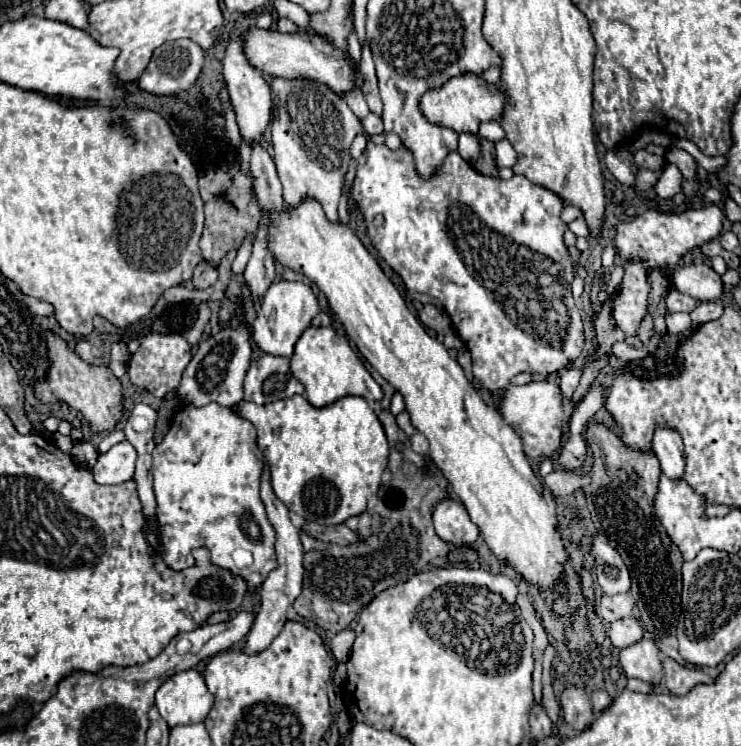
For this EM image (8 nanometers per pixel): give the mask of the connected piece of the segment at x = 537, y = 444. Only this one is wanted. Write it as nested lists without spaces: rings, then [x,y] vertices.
[[[532,381],[528,385],[510,385],[502,389],[502,397],[498,403],[498,411],[502,419],[516,431],[522,439],[524,453],[530,459],[548,457],[558,453],[562,447],[562,419],[564,419],[564,405],[562,405],[562,391],[554,381]]]

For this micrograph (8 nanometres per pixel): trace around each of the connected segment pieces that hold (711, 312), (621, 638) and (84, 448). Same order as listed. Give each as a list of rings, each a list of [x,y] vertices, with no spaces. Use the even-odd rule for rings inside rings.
[[[720,301],[700,303],[700,305],[690,313],[692,325],[698,327],[698,325],[704,325],[704,323],[708,323],[708,321],[714,321],[714,319],[718,319],[718,317],[722,315],[722,311],[724,311],[724,307],[722,307]]]
[[[624,617],[610,625],[608,635],[616,649],[624,649],[642,639],[642,627],[638,625],[638,621],[634,617]]]
[[[80,441],[80,443],[76,443],[74,449],[72,449],[72,455],[74,455],[74,459],[76,459],[78,465],[88,467],[88,469],[96,463],[96,457],[98,457],[96,447],[94,447],[92,443],[88,443],[88,441]]]

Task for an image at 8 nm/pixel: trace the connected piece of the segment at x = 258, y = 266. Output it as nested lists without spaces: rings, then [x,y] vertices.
[[[264,217],[260,223],[260,229],[258,229],[258,241],[254,243],[252,257],[244,271],[244,281],[246,281],[246,287],[248,287],[254,303],[262,299],[262,295],[268,291],[268,287],[274,279],[274,259],[272,259],[272,253],[268,251],[266,225],[268,225],[268,219]]]

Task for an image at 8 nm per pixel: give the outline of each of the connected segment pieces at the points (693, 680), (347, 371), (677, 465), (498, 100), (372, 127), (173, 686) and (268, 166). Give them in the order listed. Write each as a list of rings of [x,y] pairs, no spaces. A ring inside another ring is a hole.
[[[664,657],[662,665],[664,665],[664,683],[668,691],[674,695],[686,695],[698,683],[712,683],[712,679],[702,669],[688,669],[684,665],[678,665],[670,657]]]
[[[308,327],[302,333],[292,355],[292,375],[306,387],[306,399],[314,407],[326,407],[346,395],[358,395],[370,401],[382,399],[380,385],[372,379],[364,363],[352,351],[348,339],[336,335],[332,327]]]
[[[662,427],[654,433],[654,453],[660,461],[662,473],[670,479],[682,479],[684,477],[684,447],[682,437],[668,427]]]
[[[474,73],[452,77],[446,85],[440,89],[426,91],[420,101],[422,113],[430,123],[438,123],[444,127],[450,127],[458,133],[478,133],[478,127],[486,121],[500,121],[504,111],[504,93],[498,85],[492,85],[484,81],[482,77]]]
[[[370,113],[368,117],[364,117],[364,119],[362,119],[362,127],[364,127],[364,131],[366,131],[366,133],[370,133],[370,135],[378,135],[378,133],[382,133],[382,131],[384,131],[382,119],[380,119],[378,115],[374,115],[374,113]]]
[[[196,669],[172,675],[156,691],[156,707],[170,729],[186,723],[202,723],[212,705],[214,695]]]
[[[252,143],[252,159],[250,159],[250,169],[256,177],[256,193],[260,199],[260,205],[270,211],[280,211],[284,207],[282,199],[282,185],[276,175],[274,161],[266,147]]]

